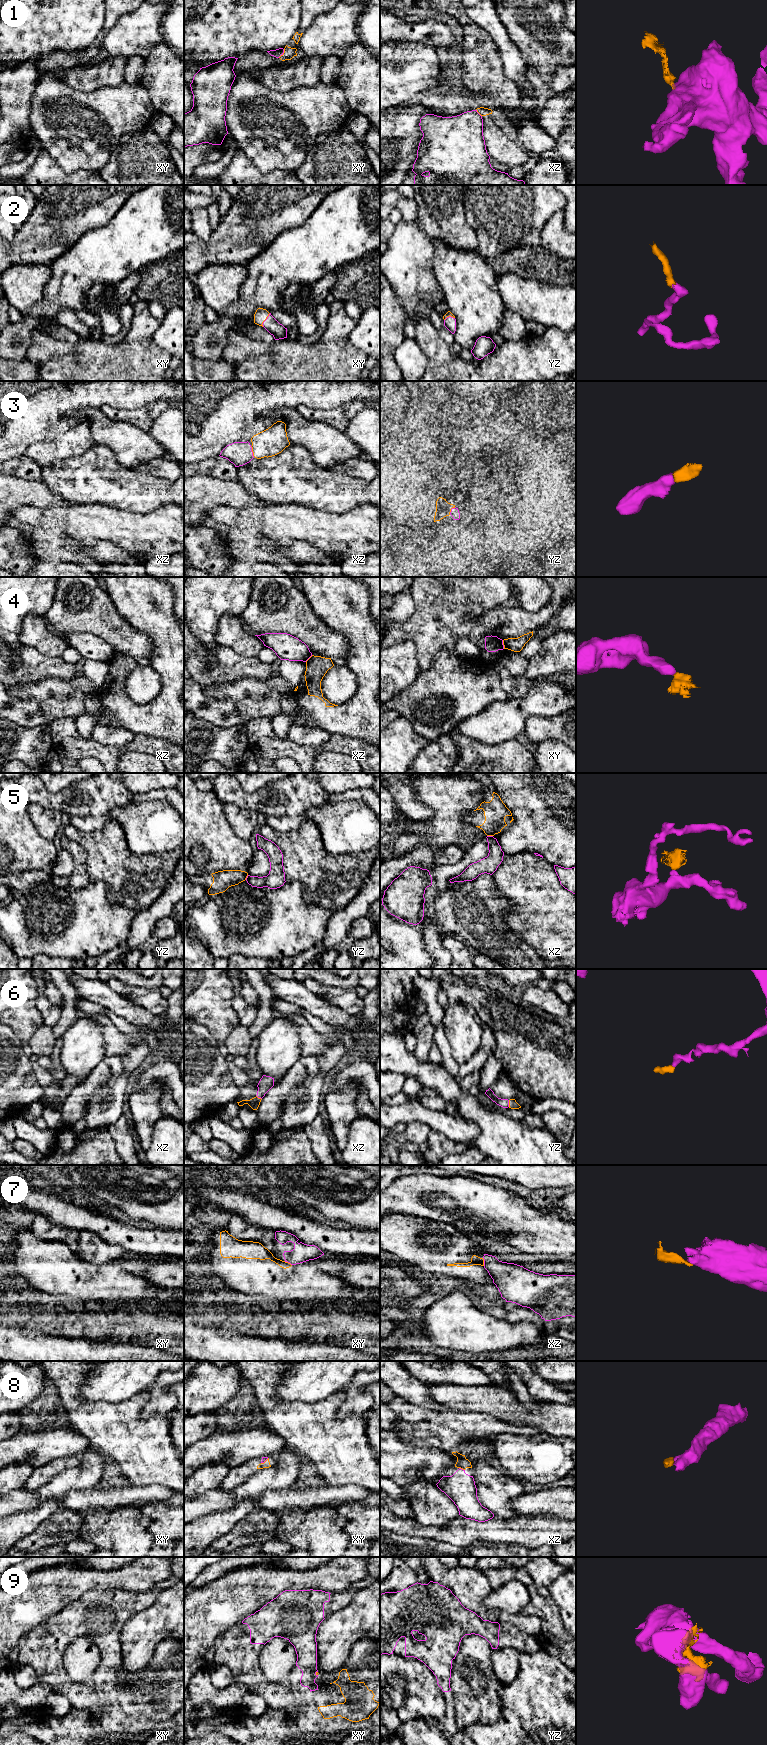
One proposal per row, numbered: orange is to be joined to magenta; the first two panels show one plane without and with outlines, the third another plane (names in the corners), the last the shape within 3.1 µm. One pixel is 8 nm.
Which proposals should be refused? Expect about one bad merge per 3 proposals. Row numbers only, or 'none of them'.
1, 4, 5, 7

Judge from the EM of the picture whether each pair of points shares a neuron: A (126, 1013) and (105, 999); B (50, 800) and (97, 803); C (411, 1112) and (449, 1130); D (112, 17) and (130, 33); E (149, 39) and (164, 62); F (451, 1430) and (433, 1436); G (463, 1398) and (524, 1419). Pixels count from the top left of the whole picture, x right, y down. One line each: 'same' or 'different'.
A: same
B: same
C: same
D: different
E: different
F: same
G: same

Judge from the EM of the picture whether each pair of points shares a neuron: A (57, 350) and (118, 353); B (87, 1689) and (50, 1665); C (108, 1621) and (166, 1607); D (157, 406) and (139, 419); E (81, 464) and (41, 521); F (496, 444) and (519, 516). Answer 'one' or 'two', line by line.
A: two
B: one
C: two
D: one
E: two
F: one

